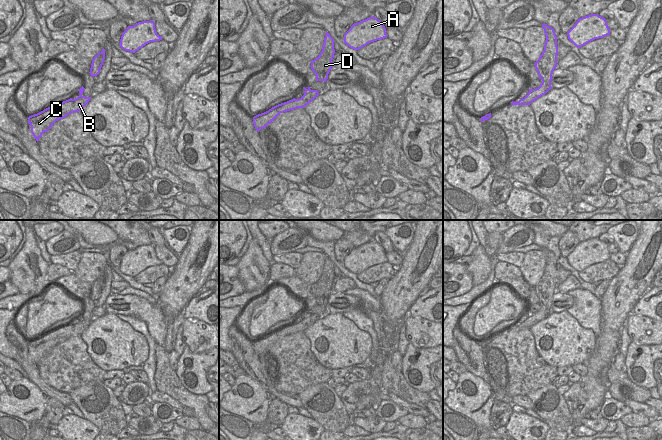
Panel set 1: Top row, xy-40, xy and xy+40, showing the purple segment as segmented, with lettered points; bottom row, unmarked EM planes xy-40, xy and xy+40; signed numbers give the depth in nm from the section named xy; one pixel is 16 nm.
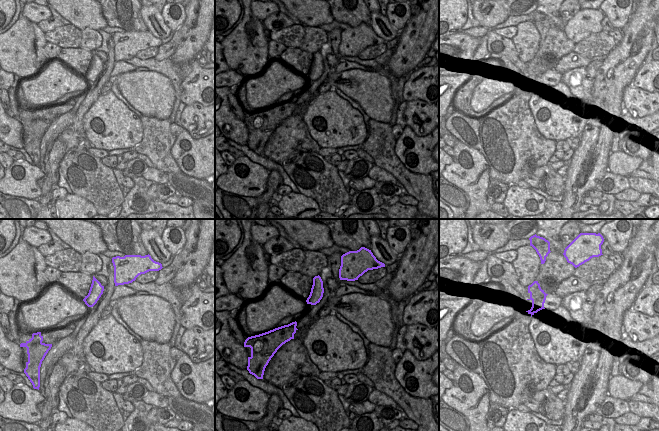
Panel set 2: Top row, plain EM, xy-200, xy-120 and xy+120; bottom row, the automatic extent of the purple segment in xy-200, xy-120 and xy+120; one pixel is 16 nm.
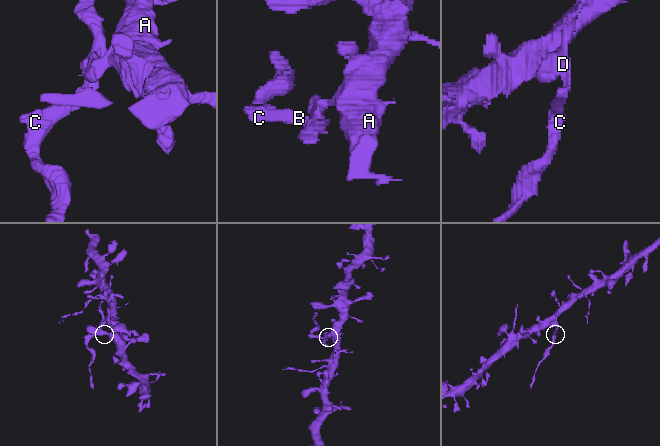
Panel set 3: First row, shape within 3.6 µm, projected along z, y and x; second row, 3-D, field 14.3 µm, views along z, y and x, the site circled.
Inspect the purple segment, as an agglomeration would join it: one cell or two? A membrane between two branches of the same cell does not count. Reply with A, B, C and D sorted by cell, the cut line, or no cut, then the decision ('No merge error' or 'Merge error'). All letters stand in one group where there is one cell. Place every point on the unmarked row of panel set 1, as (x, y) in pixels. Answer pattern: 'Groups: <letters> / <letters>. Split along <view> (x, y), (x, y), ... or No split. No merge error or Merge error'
Groups: A / B C D. Split along xy-40 (96, 279), (101, 279), (103, 285). Merge error

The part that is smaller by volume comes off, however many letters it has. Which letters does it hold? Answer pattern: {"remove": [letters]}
{"remove": ["B", "C", "D"]}

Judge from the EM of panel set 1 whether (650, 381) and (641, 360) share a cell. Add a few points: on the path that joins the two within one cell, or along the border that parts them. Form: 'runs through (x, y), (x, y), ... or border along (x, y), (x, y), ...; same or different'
runs through (647, 376), (646, 371), (641, 365); same

